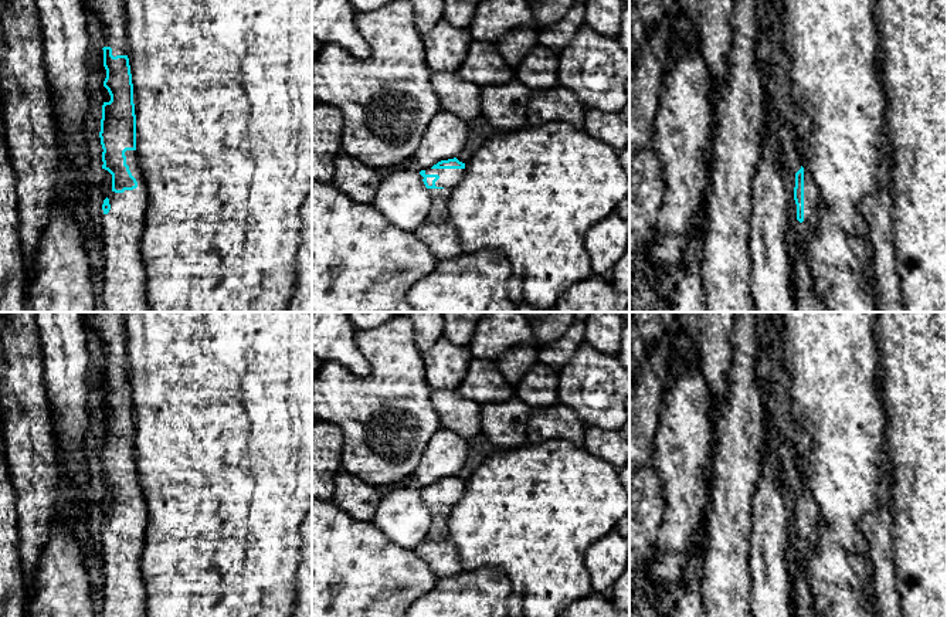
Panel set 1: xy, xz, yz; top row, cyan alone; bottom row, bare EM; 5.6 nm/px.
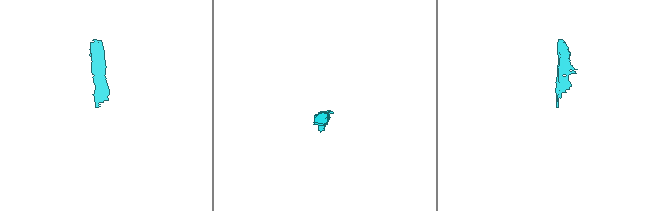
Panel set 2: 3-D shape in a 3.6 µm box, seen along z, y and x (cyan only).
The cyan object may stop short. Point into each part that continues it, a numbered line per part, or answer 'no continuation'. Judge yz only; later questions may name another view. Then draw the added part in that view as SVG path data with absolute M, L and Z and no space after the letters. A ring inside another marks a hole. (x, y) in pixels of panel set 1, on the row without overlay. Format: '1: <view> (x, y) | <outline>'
1: yz (803, 596) | M804 488L804 539L795 538L794 542L795 570L791 584L795 617L818 617L812 607L814 593L809 584L807 559L818 545L824 526L819 505L814 501L811 492Z

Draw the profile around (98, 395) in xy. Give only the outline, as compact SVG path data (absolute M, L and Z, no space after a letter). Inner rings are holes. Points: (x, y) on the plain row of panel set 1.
M101 367L101 374L98 379L98 387L95 390L92 390L92 400L94 400L94 404L102 410L103 420L109 420L111 413L109 413L108 407L103 404L105 396L106 396L106 387L103 384L103 367Z

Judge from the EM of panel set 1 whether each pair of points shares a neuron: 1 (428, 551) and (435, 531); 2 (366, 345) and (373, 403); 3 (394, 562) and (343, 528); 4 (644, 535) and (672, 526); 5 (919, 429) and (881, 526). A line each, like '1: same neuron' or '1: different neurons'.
1: different neurons
2: same neuron
3: same neuron
4: different neurons
5: different neurons

